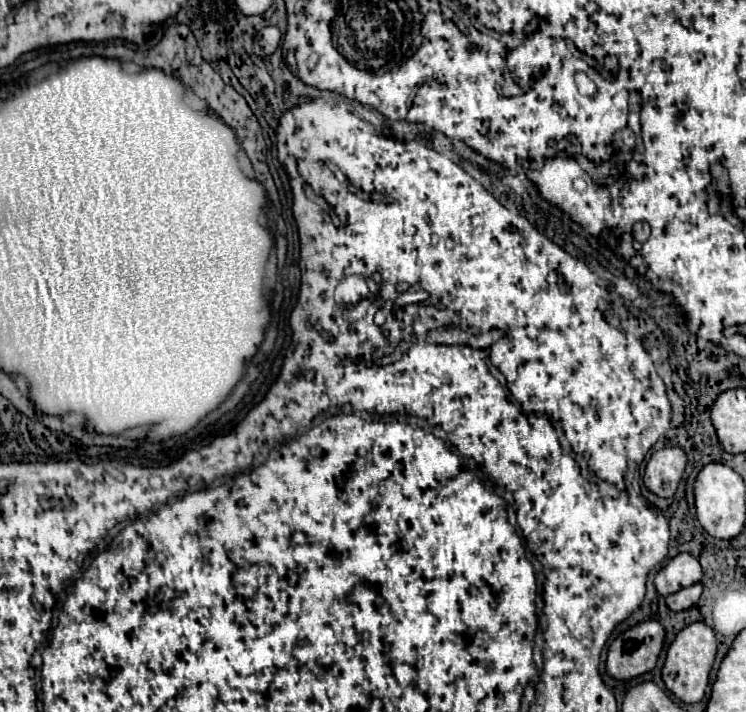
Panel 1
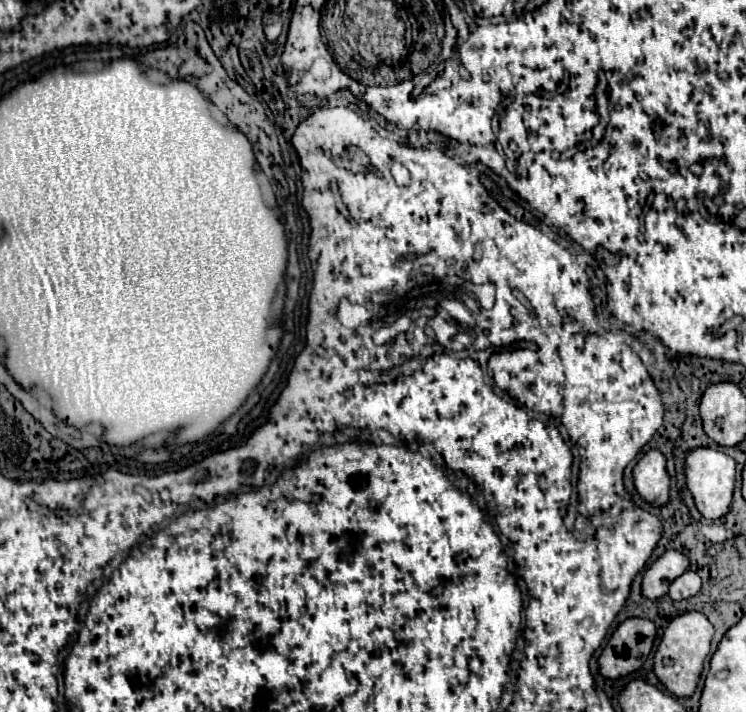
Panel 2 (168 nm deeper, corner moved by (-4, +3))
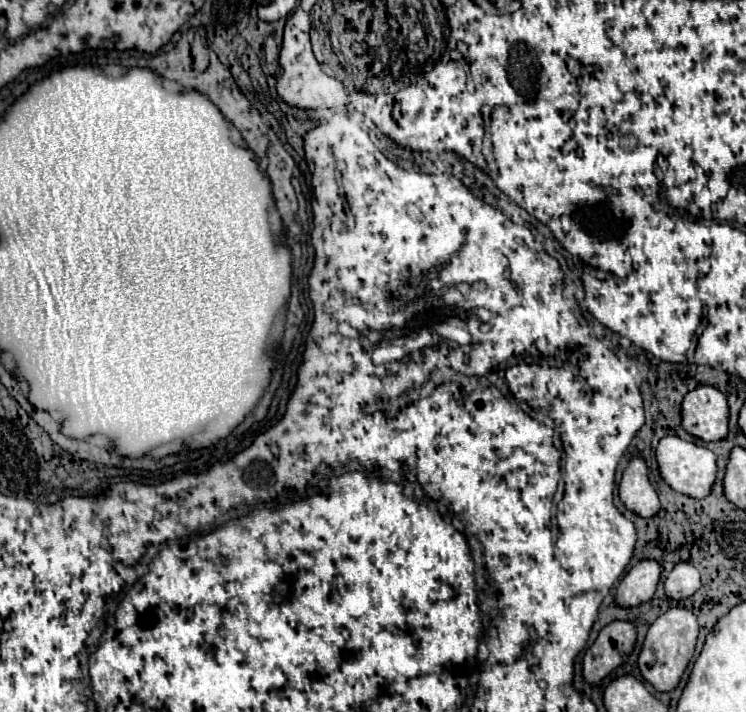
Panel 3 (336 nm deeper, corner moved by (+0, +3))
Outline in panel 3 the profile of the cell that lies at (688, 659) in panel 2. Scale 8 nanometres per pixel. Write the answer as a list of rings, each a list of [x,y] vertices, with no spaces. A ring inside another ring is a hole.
[[[670,608],[666,614],[658,616],[654,624],[650,626],[644,646],[640,650],[640,656],[638,656],[638,668],[642,676],[658,692],[672,692],[680,684],[680,678],[694,656],[698,630],[700,630],[700,624],[698,624],[696,614],[686,608]]]

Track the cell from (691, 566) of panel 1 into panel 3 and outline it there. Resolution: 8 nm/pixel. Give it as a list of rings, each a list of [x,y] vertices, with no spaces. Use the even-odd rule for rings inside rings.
[[[656,560],[638,562],[620,582],[616,592],[616,604],[630,608],[650,600],[658,588],[662,576],[662,564]]]

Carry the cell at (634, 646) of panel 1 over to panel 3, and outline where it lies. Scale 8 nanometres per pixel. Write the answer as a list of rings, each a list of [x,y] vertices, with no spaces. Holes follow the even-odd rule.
[[[616,620],[604,626],[596,642],[586,650],[582,660],[584,680],[594,684],[614,672],[622,662],[634,652],[636,646],[636,626],[626,620]]]

